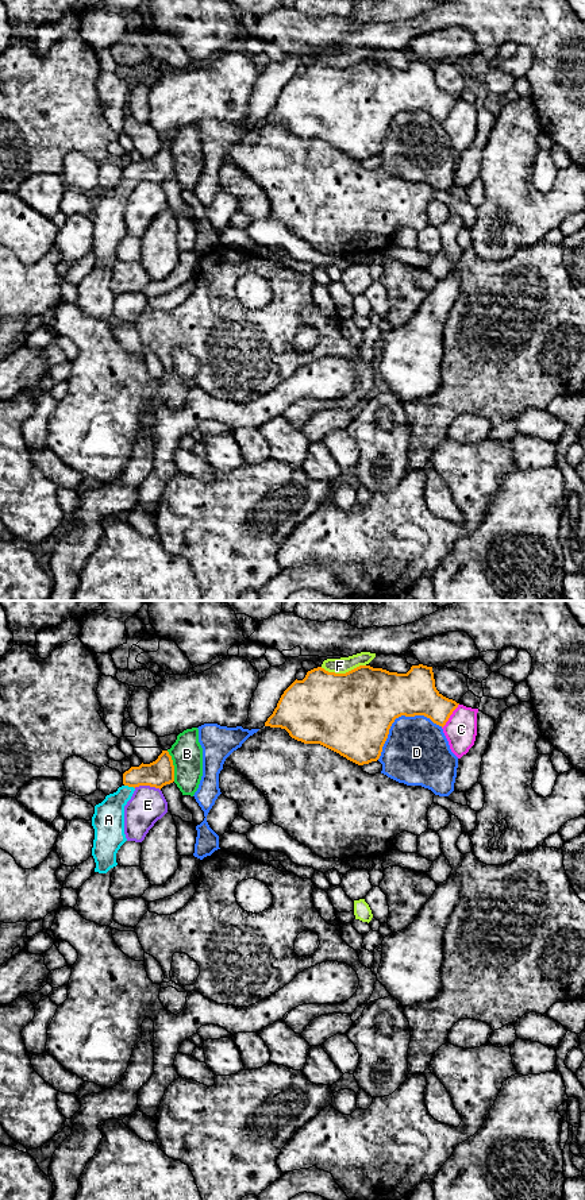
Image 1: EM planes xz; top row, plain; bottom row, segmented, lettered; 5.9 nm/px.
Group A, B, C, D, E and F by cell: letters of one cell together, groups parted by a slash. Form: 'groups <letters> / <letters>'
groups A / B / C / D / E / F

